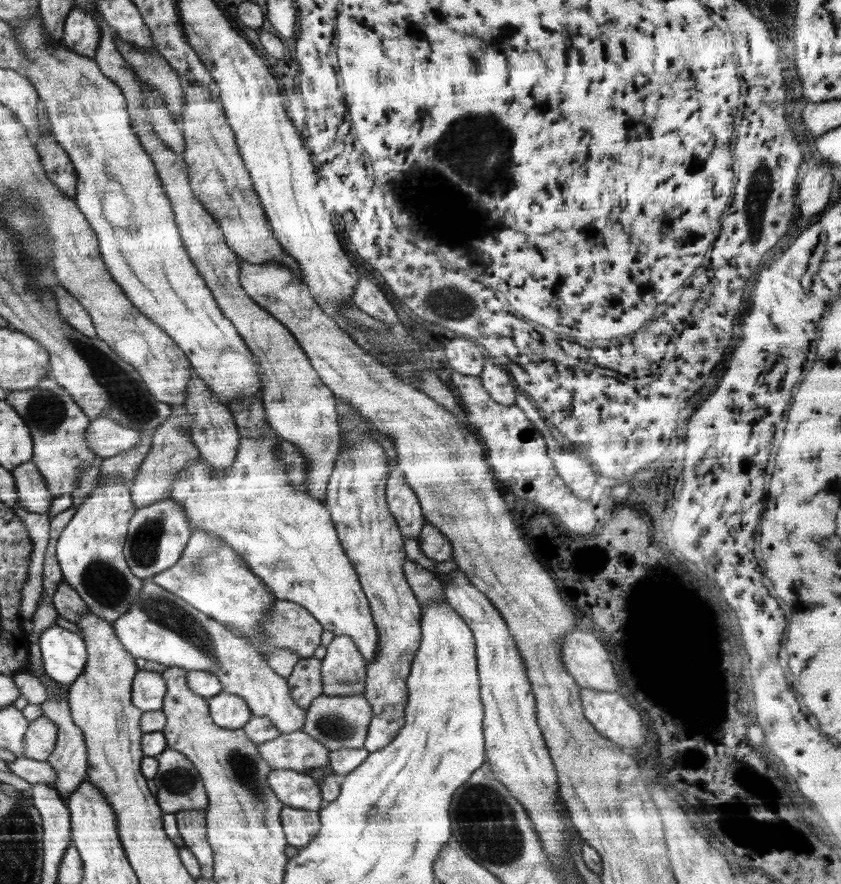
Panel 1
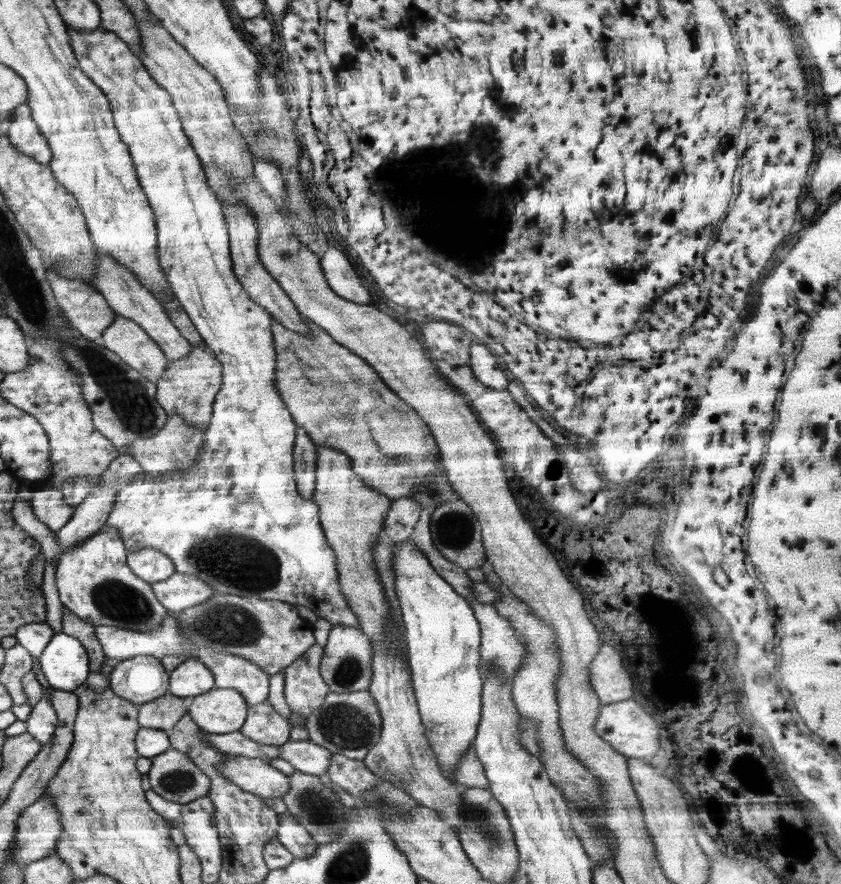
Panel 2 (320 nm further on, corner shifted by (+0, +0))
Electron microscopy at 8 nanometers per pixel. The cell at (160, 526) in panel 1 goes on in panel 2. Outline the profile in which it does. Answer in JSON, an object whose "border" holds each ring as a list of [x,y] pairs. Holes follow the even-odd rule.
{"border":[[[143,548],[138,552],[128,552],[127,562],[140,578],[149,583],[166,580],[178,569],[172,559],[157,548]]]}

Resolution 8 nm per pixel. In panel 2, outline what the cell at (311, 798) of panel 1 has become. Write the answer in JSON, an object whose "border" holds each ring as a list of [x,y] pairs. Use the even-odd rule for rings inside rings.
{"border":[[[234,755],[218,768],[224,779],[248,793],[258,794],[263,799],[280,797],[291,789],[291,780],[284,772],[262,759]]]}

